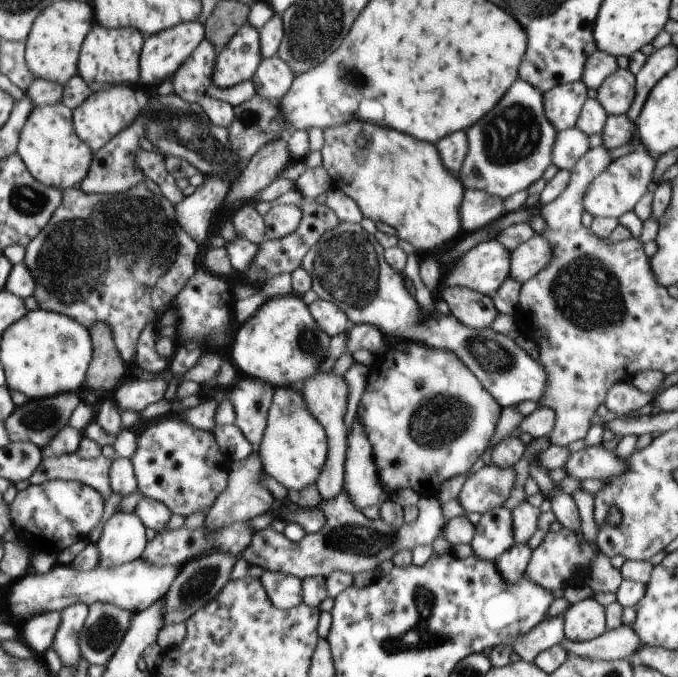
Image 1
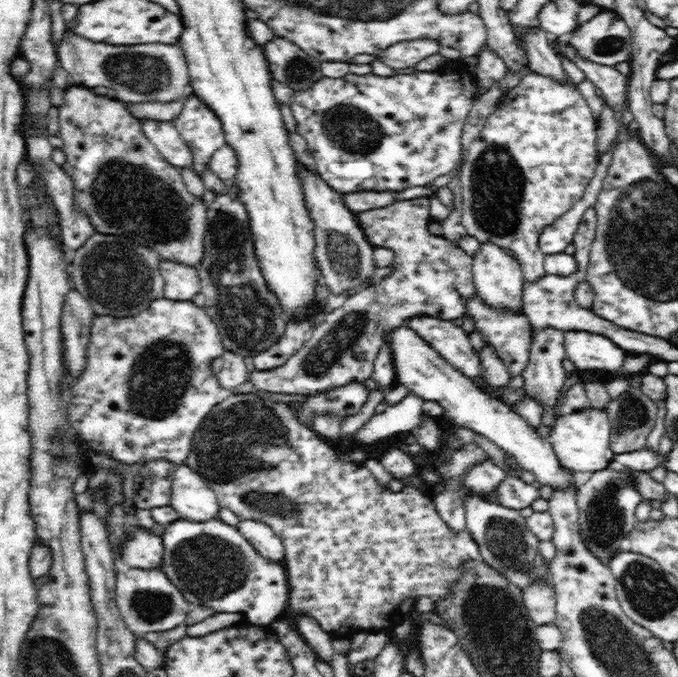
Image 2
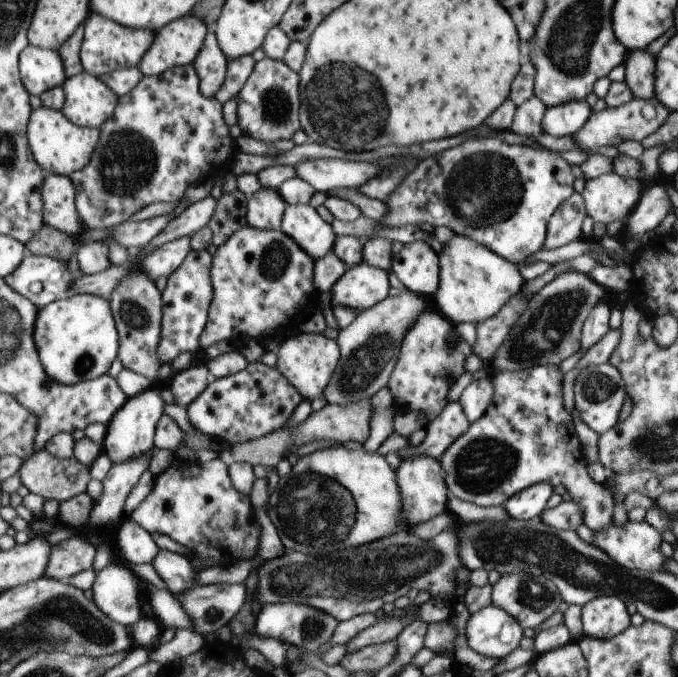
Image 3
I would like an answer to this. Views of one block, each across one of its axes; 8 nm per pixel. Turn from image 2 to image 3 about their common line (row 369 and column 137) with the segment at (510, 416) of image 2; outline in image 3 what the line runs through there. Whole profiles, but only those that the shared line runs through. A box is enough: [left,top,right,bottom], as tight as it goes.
[102,383,164,463]

